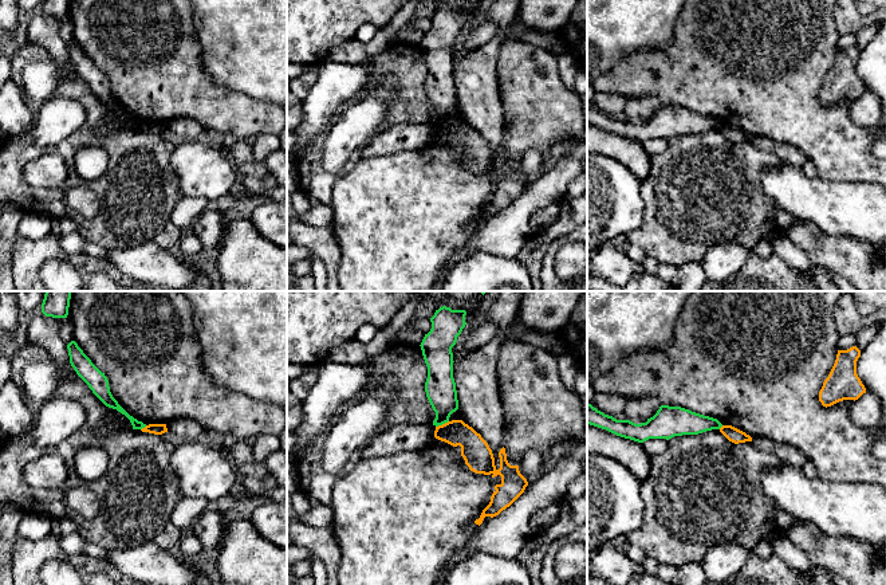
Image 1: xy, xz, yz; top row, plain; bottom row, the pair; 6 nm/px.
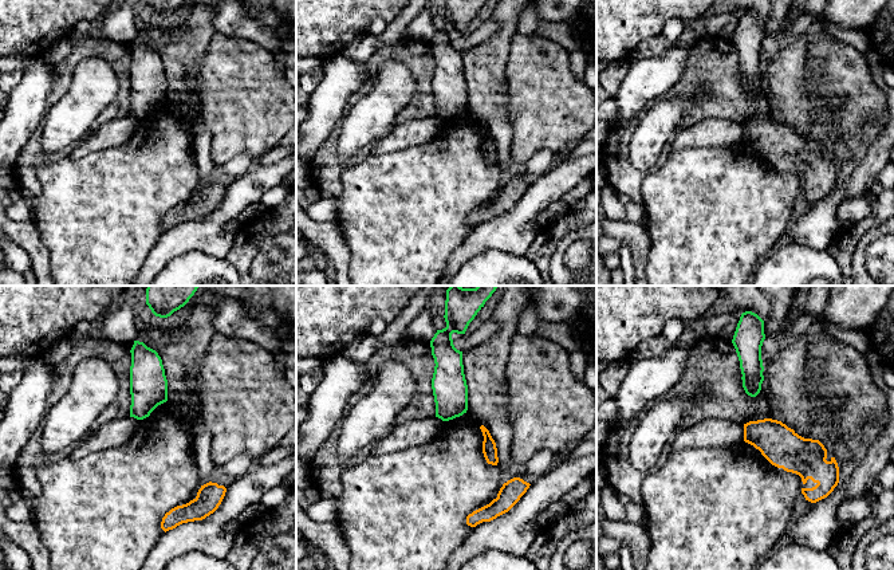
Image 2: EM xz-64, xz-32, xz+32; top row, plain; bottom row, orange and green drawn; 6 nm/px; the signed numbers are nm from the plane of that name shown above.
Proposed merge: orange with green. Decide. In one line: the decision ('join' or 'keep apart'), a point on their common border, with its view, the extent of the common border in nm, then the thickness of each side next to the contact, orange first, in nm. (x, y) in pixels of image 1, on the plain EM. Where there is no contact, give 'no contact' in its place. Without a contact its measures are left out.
keep apart; contact xz (442, 124); length 90 nm; calibres 170 and 190 nm

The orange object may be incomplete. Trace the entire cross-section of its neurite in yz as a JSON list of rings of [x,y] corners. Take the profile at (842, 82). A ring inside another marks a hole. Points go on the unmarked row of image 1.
[[[857,46],[838,50],[835,63],[819,91],[819,101],[823,106],[831,106],[843,99],[855,101],[866,93],[866,87],[857,74],[859,56],[861,50]]]

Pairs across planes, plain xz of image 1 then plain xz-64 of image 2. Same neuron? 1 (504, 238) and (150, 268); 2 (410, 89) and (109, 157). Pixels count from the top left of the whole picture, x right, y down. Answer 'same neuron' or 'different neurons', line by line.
1: same neuron
2: different neurons

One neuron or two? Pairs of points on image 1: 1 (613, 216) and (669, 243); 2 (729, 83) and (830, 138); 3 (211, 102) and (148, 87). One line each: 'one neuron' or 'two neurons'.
1: two neurons
2: one neuron
3: one neuron

